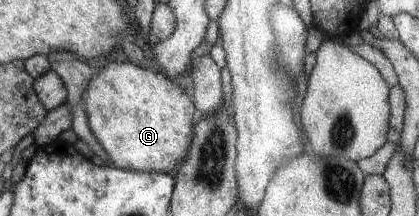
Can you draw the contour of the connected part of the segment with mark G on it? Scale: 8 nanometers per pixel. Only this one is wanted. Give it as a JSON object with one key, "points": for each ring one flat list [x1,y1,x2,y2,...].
{"points":[[109,62,99,69,97,75,91,76,83,91,82,101,93,137,103,147,109,161,116,168,173,175,178,164,185,159,189,143,193,139,194,103,190,92,177,87,173,78,168,78,153,69,142,69,132,62]]}

